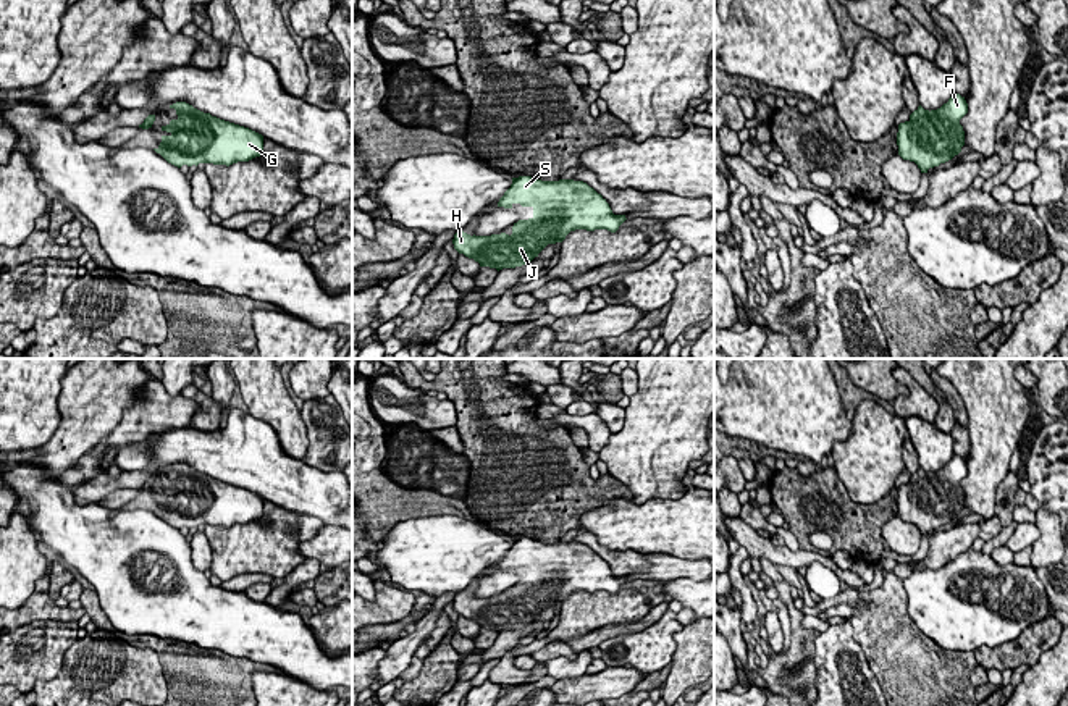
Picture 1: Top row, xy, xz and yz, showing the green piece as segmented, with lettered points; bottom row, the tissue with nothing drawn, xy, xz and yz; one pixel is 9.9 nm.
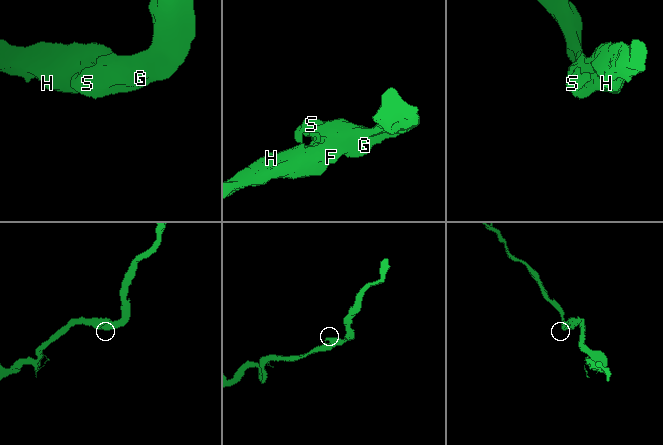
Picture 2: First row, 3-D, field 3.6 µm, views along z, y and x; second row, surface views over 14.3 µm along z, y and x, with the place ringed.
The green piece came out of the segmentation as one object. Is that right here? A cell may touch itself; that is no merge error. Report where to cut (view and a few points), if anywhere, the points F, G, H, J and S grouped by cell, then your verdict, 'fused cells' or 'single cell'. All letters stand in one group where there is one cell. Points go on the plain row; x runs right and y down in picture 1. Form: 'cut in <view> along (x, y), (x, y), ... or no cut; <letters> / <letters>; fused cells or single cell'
no cut; F G H J S; single cell

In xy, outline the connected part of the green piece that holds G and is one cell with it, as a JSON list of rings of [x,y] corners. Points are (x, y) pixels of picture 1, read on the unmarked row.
[[[186,464],[170,467],[178,480],[171,481],[162,493],[162,504],[157,511],[168,525],[181,530],[199,525],[233,527],[249,523],[263,515],[263,498],[204,475]]]

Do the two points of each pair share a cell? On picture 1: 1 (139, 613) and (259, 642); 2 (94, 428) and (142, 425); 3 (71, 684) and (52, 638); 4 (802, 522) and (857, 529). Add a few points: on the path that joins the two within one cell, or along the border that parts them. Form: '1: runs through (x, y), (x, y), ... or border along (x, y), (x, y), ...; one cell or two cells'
1: runs through (168, 616), (209, 616), (230, 622); one cell
2: border along (138, 395), (123, 412), (121, 422), (104, 440); two cells
3: border along (78, 640), (65, 651), (62, 669), (34, 687); two cells
4: runs through (815, 522), (844, 522); one cell

